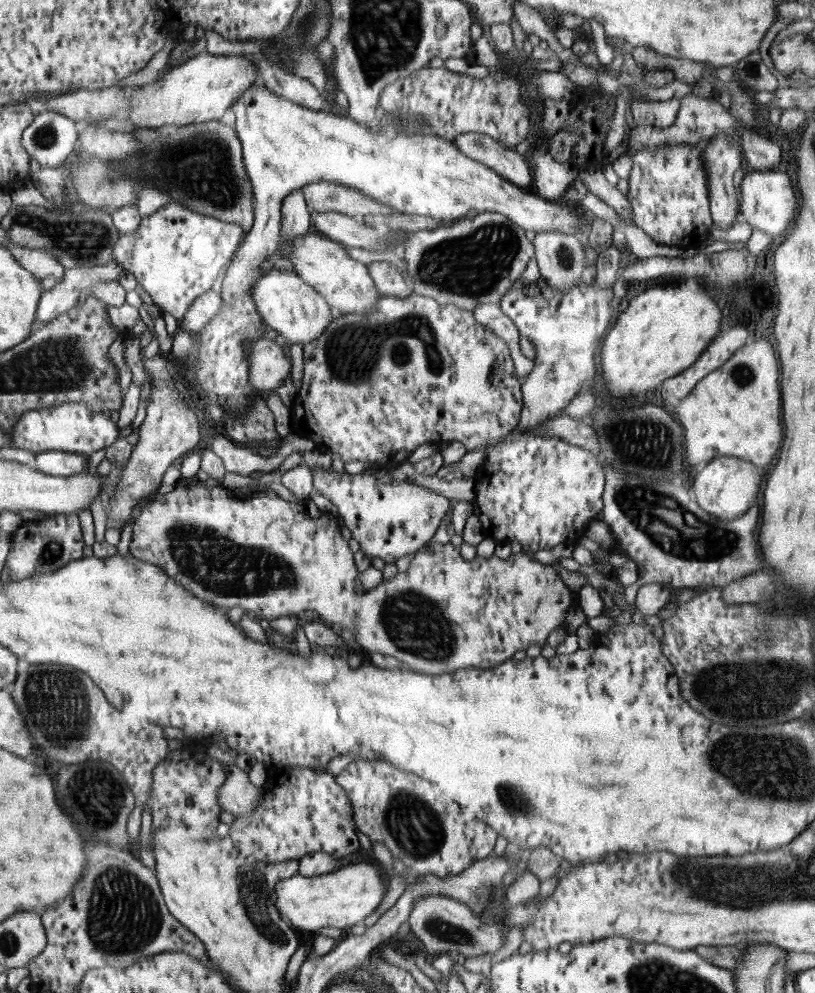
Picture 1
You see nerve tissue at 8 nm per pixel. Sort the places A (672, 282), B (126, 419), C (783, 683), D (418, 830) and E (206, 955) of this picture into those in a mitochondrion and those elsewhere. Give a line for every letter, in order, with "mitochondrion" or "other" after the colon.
A: other
B: other
C: mitochondrion
D: mitochondrion
E: other

